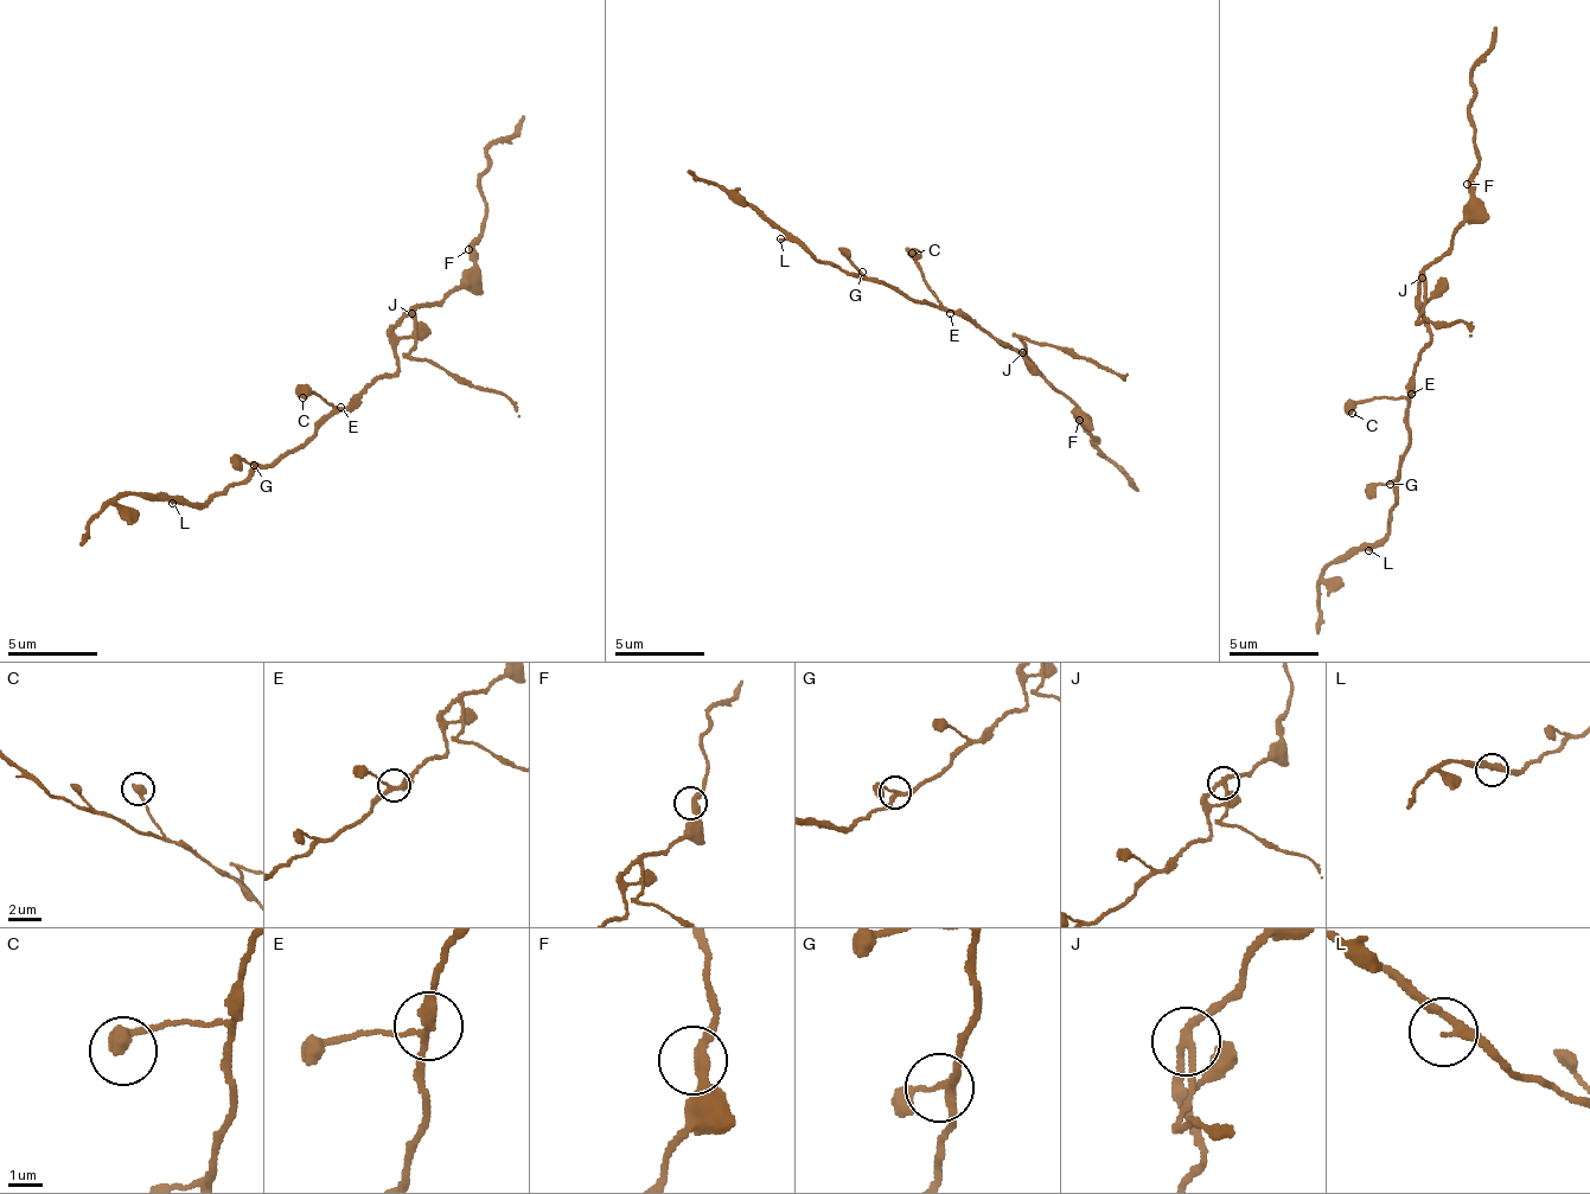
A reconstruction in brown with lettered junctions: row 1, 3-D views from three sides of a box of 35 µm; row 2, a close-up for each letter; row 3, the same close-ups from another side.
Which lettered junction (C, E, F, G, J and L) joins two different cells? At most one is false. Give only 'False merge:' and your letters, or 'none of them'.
False merge: J

